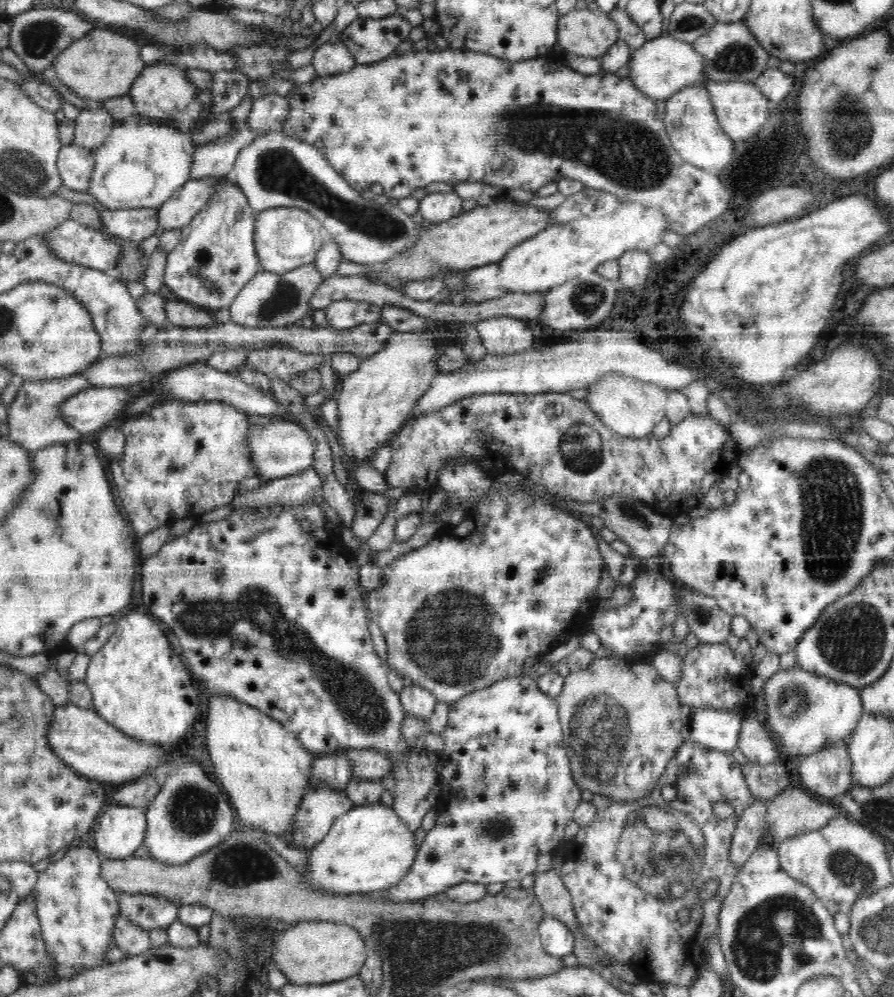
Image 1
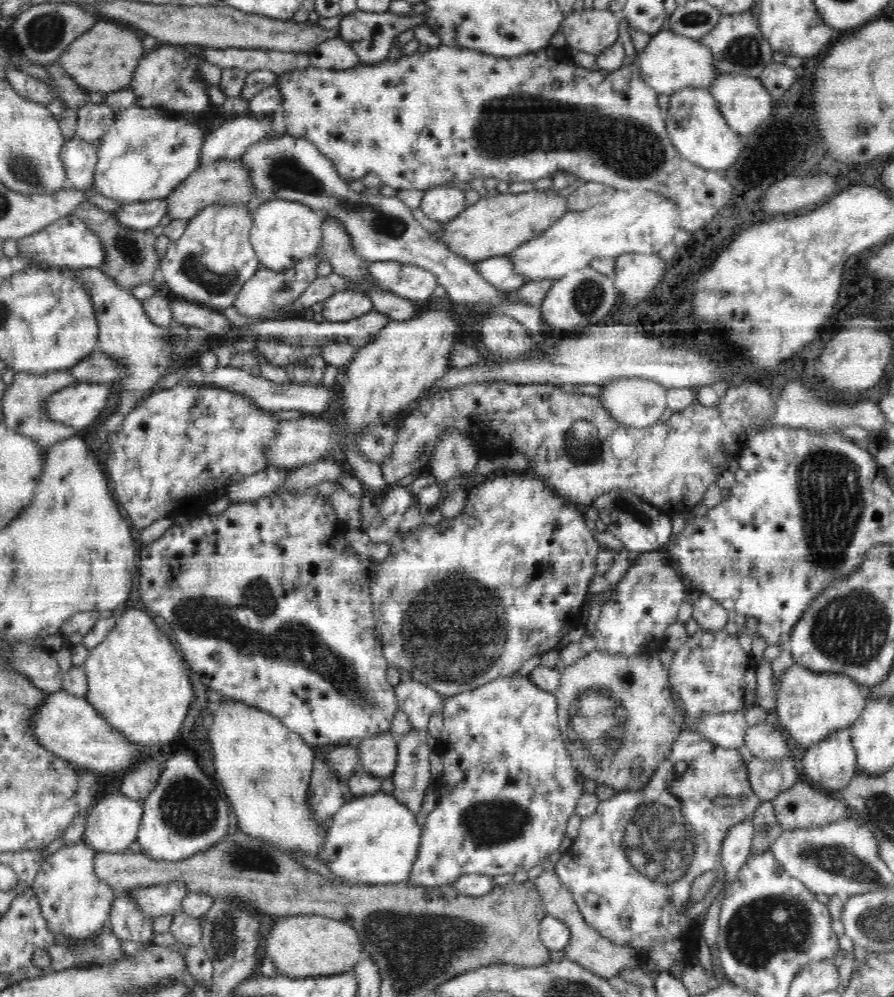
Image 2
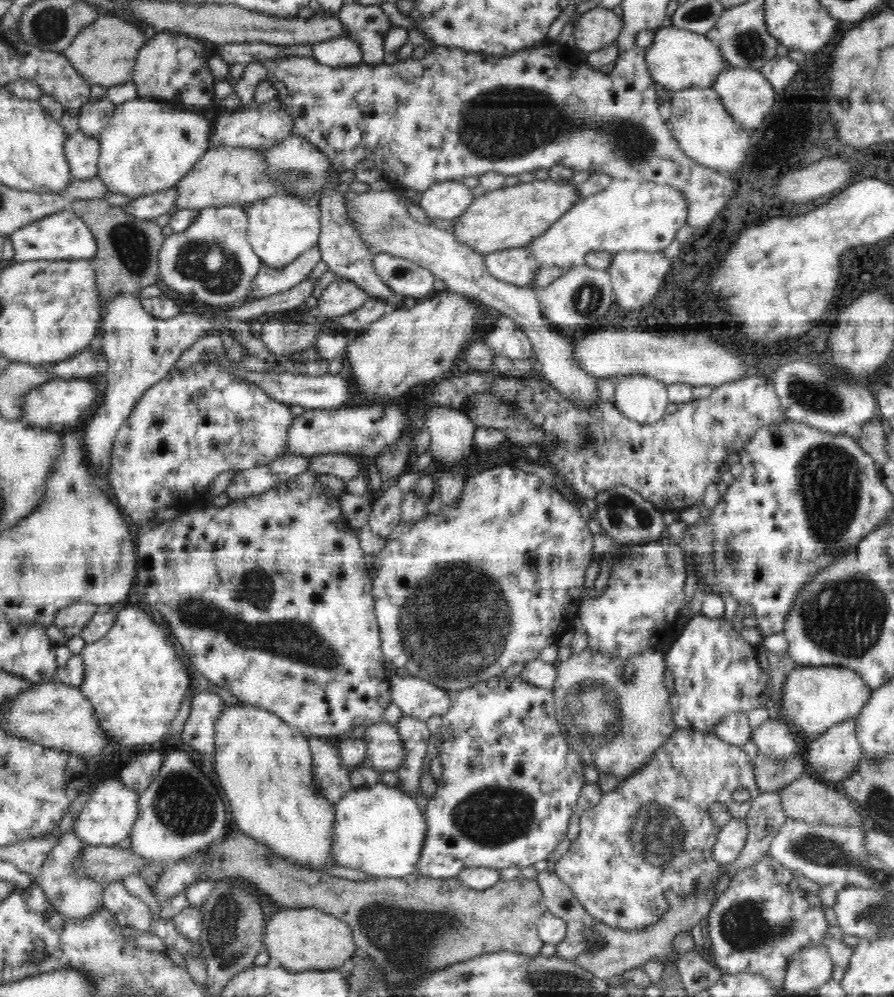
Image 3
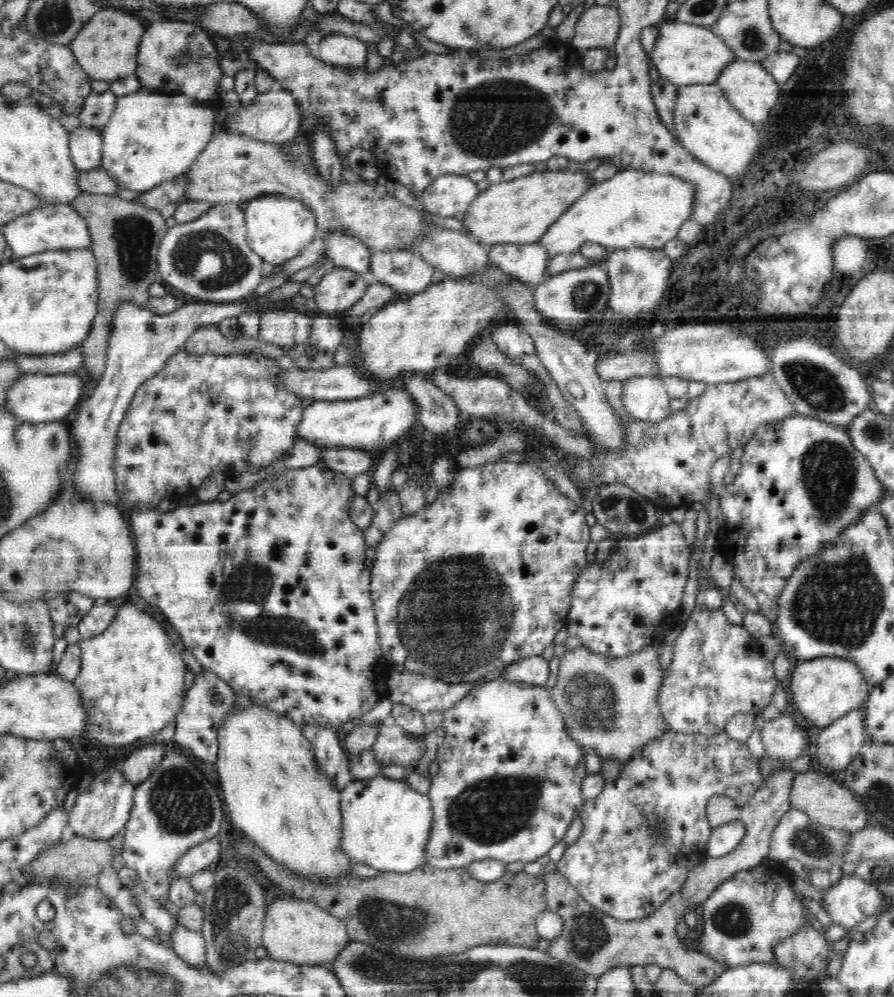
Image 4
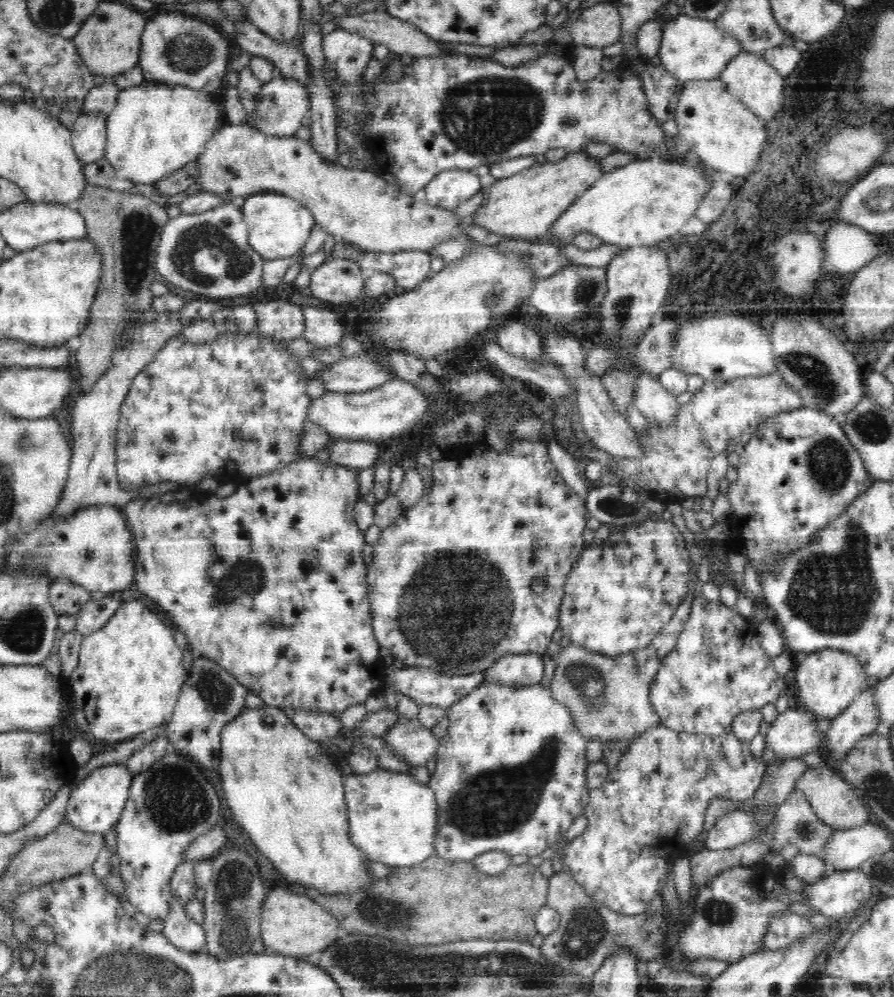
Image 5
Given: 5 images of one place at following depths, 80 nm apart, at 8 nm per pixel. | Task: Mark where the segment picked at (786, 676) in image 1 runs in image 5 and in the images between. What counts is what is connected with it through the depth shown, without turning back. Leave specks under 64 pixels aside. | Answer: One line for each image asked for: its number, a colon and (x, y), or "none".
2: (811, 706)
3: (813, 698)
4: (824, 689)
5: (827, 681)

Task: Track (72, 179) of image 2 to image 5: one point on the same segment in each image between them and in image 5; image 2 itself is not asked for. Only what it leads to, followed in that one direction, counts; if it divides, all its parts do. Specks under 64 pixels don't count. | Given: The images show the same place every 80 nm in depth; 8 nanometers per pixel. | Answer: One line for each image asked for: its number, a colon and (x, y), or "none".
3: (82, 151)
4: (85, 143)
5: (88, 134)

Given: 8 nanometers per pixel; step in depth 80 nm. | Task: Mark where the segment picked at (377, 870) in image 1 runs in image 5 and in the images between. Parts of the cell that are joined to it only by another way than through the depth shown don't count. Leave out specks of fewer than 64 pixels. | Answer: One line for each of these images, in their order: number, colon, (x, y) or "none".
2: (375, 839)
3: (380, 830)
4: (386, 824)
5: (393, 819)

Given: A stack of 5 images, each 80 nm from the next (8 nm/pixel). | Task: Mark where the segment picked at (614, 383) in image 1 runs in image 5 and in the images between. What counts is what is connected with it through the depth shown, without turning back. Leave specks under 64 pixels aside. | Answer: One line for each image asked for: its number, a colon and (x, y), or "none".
2: (636, 403)
3: (644, 399)
4: (645, 397)
5: (651, 399)

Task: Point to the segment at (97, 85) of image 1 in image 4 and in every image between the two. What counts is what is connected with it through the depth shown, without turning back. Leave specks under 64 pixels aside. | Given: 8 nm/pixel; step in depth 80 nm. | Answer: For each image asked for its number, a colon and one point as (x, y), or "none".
2: (103, 59)
3: (105, 53)
4: (107, 46)

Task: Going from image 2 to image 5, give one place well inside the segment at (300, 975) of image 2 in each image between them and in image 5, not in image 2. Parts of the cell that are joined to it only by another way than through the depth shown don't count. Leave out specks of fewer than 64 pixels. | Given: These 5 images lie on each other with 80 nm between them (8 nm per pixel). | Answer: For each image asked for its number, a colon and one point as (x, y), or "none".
3: (299, 939)
4: (298, 931)
5: (292, 924)

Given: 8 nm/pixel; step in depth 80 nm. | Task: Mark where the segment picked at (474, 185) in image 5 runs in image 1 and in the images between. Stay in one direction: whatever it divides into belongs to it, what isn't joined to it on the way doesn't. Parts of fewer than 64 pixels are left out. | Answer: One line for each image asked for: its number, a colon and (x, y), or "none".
1: (437, 207)
2: (441, 203)
3: (448, 199)
4: (448, 194)

